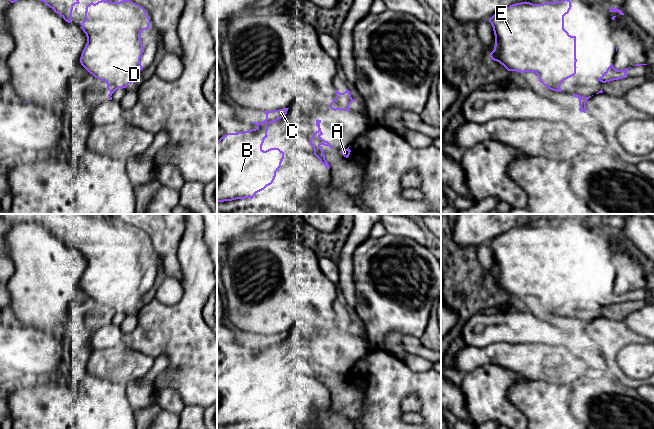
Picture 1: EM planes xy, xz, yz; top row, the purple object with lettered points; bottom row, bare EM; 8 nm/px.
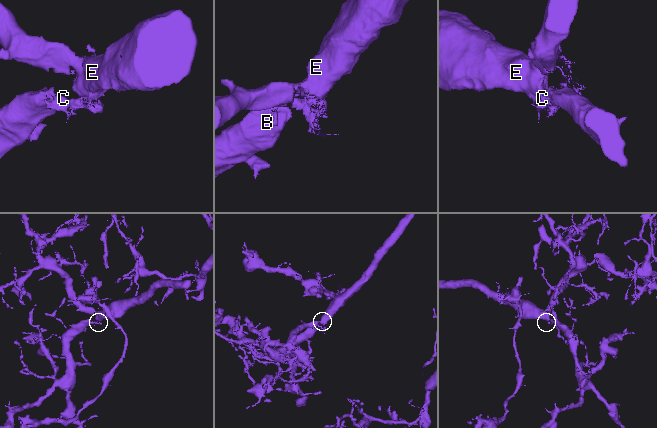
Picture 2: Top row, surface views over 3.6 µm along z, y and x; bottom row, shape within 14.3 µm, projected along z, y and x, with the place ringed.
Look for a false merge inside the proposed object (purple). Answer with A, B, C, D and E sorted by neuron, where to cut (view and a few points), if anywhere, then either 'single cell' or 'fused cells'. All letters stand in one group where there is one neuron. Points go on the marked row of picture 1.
groups A B C D E; cut none; single cell

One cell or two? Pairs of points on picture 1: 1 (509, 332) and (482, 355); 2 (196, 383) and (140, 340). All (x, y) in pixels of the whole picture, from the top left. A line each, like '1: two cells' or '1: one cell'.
1: two cells
2: one cell

